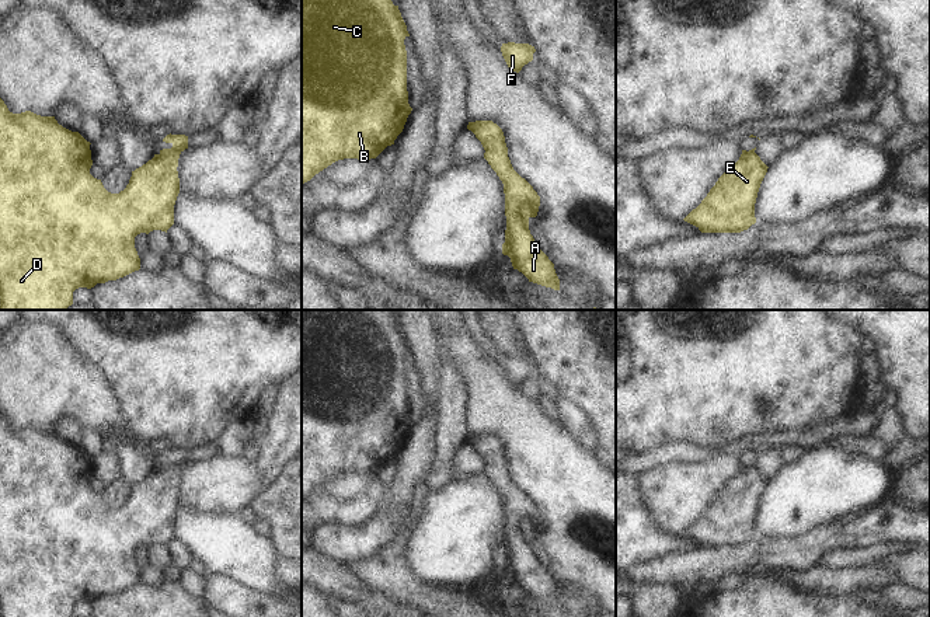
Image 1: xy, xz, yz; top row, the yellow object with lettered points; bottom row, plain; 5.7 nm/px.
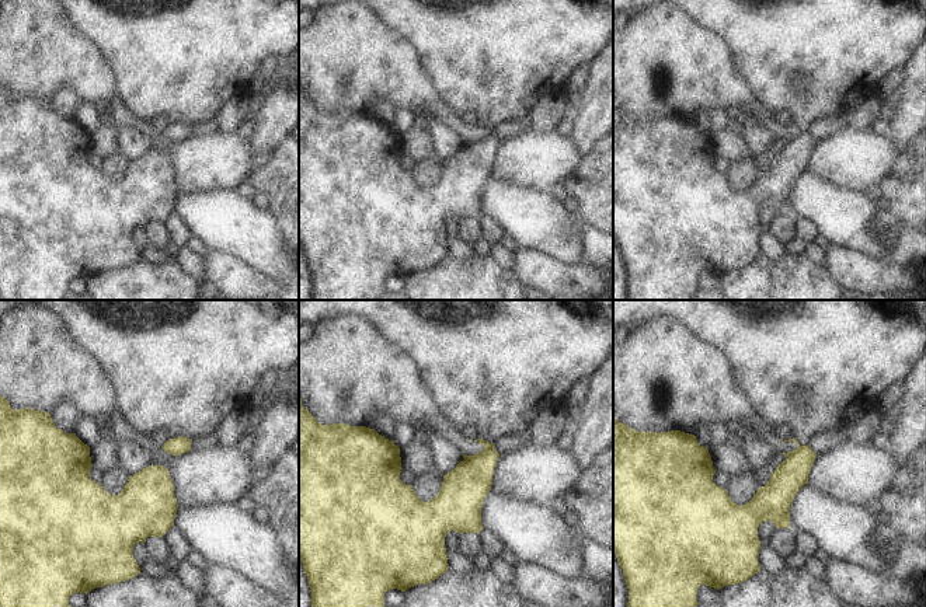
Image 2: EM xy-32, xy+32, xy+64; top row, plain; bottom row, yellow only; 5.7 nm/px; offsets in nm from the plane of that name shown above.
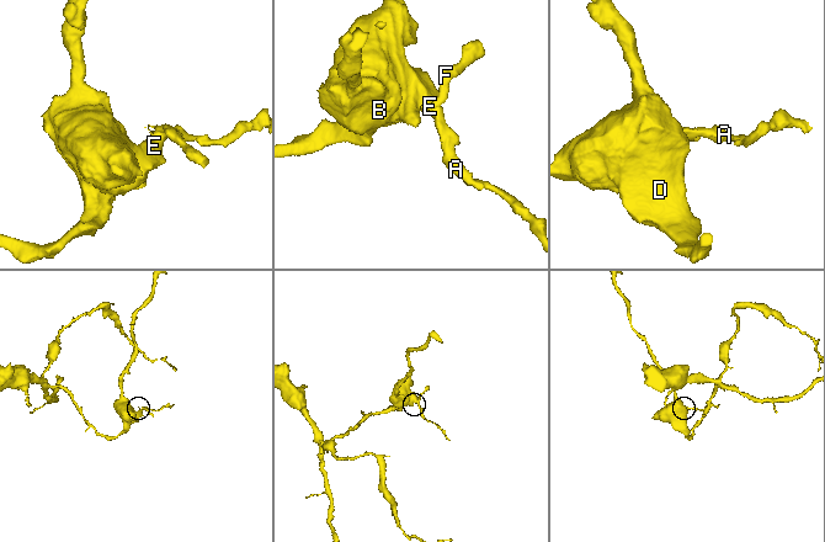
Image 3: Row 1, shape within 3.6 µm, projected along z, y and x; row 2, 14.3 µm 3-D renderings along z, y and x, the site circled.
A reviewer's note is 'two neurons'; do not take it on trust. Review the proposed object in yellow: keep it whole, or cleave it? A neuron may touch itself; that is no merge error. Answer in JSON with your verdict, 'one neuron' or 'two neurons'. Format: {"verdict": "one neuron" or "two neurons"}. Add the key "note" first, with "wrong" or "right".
{"note": "right", "verdict": "two neurons"}

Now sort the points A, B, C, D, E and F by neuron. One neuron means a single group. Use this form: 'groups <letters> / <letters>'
groups A B C D E / F

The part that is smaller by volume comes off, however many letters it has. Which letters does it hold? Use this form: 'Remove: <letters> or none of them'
Remove: F

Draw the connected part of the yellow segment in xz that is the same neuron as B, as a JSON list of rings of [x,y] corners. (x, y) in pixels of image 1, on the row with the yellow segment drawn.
[[[302,0],[302,184],[338,160],[376,158],[387,146],[394,144],[412,111],[407,91],[407,36],[407,25],[391,0]]]

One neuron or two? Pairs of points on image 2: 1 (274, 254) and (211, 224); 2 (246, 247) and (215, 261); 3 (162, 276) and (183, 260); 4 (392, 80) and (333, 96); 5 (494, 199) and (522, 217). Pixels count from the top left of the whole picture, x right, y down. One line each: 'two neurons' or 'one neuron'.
1: one neuron
2: two neurons
3: two neurons
4: one neuron
5: one neuron

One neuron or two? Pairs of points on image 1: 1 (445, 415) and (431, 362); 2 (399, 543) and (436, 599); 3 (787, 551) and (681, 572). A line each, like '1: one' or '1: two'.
1: two
2: one
3: one

